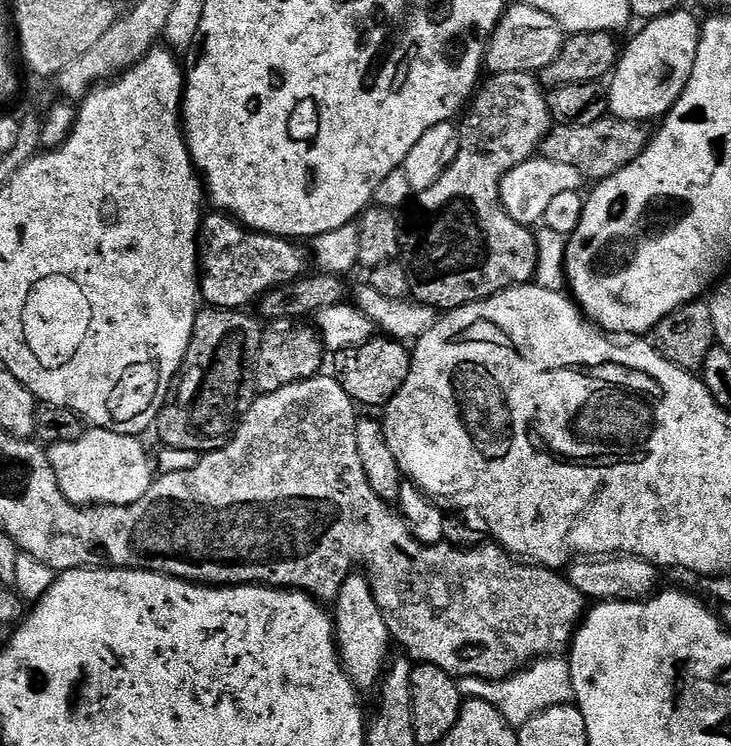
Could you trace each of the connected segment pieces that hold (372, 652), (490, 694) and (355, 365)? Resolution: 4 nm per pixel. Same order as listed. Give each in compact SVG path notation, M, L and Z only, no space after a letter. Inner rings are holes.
M349 575L346 582L342 582L334 607L336 607L336 612L334 608L336 647L340 654L340 663L344 665L344 672L352 679L357 689L375 689L385 671L386 661L389 659L390 637L388 623L374 598L372 584L368 581L367 575Z
M559 655L545 656L533 660L526 668L521 668L505 680L483 680L477 676L465 676L459 681L461 697L469 700L490 702L506 718L506 722L519 730L530 718L542 714L548 708L572 704L576 699L574 682L567 659Z
M373 338L367 340L362 346L347 348L335 353L330 360L330 368L337 382L346 390L346 394L357 405L379 409L387 404L406 382L412 373L411 351L401 341L395 338ZM405 348L405 349L404 349Z

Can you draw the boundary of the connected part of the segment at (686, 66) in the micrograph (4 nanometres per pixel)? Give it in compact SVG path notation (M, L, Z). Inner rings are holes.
M688 10L671 12L662 18L654 18L623 49L620 60L606 88L608 112L620 120L656 122L668 115L678 102L690 74L694 70L694 58L700 45L702 24Z

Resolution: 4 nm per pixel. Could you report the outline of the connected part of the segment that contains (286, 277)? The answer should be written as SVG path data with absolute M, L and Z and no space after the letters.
M212 210L209 216L207 213L201 219L198 237L198 292L203 303L214 308L244 310L249 307L247 304L253 305L265 292L277 288L279 284L299 280L305 275L307 268L304 267L310 264L310 260L305 249L303 252L296 244L299 243L282 236L272 236L269 232L253 232L227 212Z

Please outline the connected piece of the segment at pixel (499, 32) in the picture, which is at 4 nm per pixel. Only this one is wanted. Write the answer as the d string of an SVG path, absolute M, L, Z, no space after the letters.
M527 2L509 5L495 28L485 52L485 67L489 73L539 72L561 52L566 33L559 22Z

